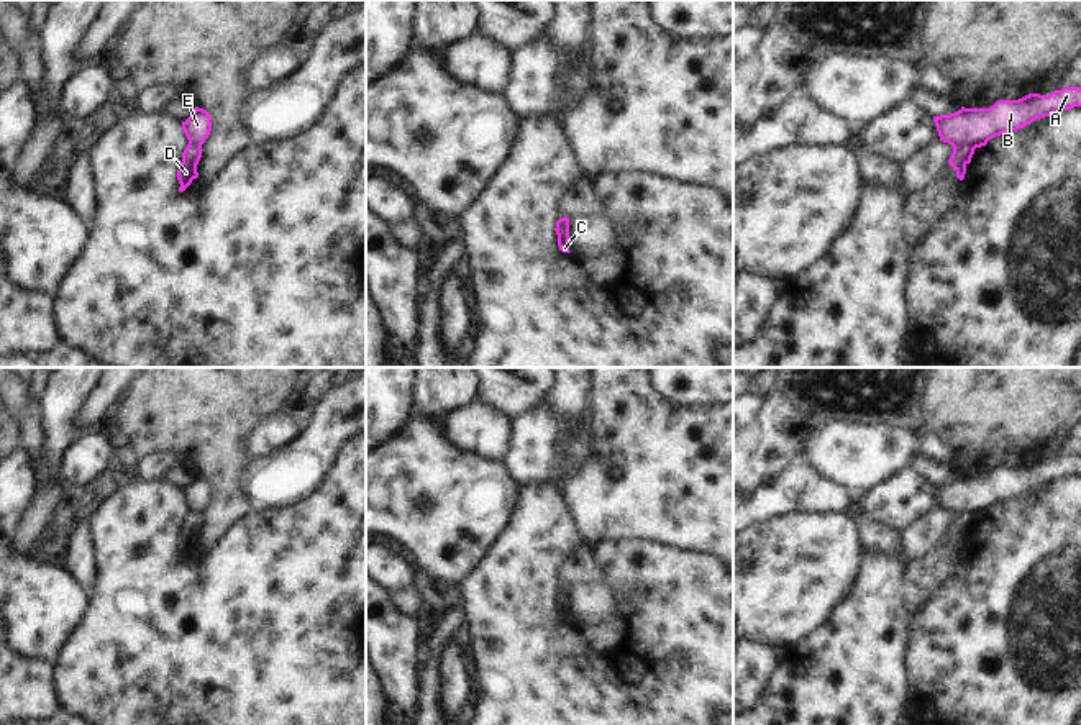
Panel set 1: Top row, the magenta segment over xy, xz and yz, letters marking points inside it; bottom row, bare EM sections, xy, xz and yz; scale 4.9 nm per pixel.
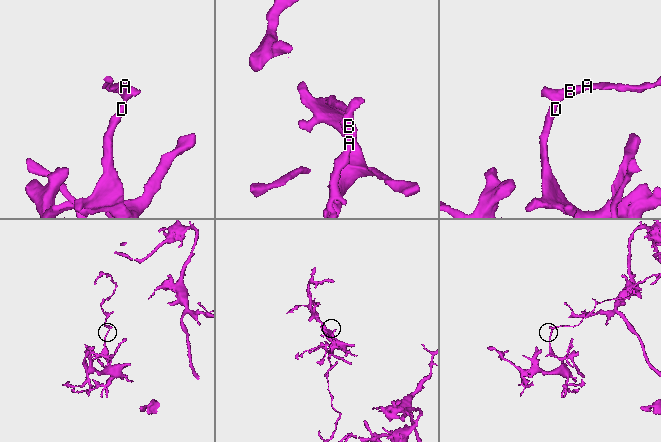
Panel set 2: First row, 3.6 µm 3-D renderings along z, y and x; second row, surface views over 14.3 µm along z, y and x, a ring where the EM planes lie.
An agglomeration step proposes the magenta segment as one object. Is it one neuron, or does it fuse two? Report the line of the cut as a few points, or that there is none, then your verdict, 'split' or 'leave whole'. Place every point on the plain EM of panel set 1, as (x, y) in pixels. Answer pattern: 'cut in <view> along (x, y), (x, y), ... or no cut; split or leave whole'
cut in yz along (953, 512), (970, 512), (975, 515); split

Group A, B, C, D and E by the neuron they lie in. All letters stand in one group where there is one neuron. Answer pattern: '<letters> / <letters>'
A B C E / D

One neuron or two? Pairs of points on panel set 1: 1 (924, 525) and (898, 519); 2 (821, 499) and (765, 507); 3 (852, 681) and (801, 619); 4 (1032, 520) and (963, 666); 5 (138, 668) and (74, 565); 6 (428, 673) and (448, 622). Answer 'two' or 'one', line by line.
1: two
2: one
3: two
4: one
5: two
6: one

